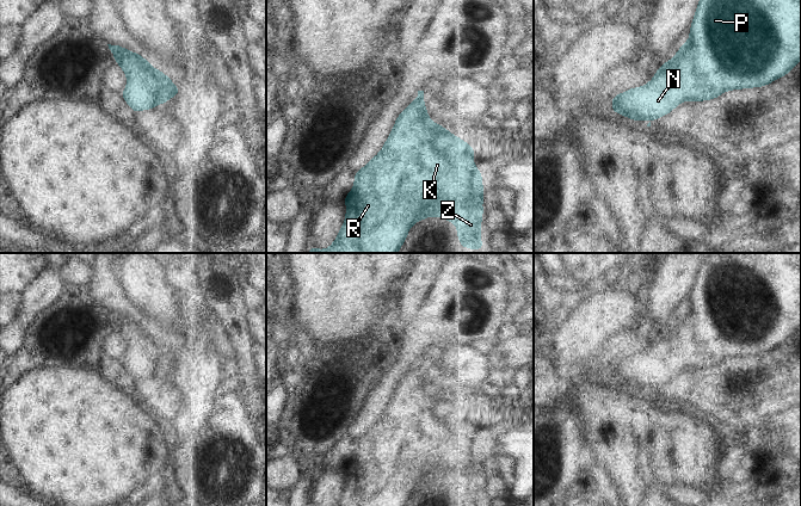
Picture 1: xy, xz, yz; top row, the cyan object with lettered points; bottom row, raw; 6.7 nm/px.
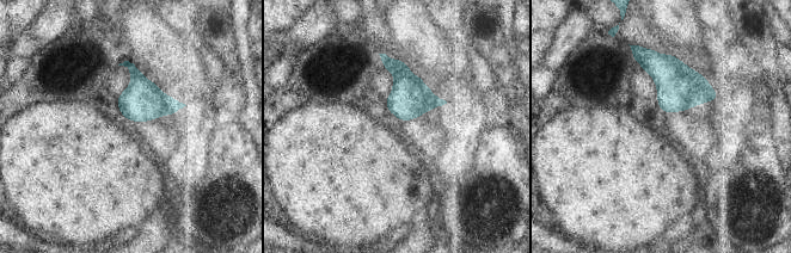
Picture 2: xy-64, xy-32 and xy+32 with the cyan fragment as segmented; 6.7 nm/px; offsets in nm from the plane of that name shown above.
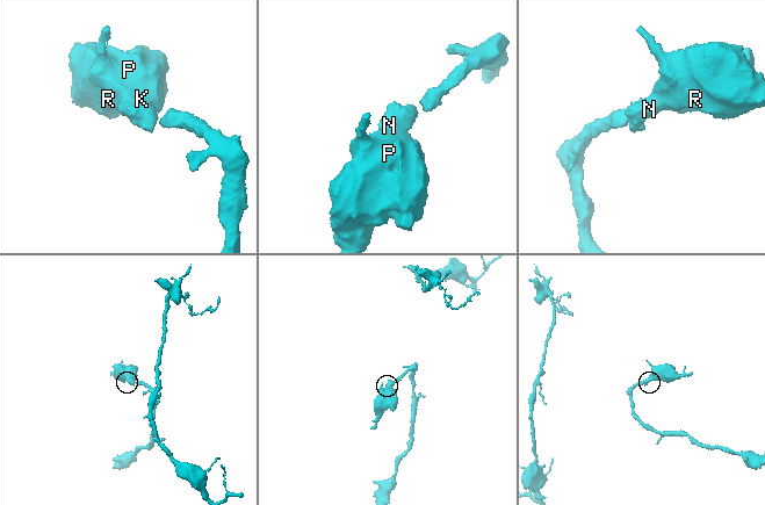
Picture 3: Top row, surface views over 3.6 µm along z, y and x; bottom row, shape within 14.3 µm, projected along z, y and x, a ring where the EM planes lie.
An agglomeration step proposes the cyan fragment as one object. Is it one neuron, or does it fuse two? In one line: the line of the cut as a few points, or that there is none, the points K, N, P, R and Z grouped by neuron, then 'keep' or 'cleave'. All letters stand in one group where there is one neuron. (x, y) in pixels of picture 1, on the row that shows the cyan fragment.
no cut | K N P R Z | keep

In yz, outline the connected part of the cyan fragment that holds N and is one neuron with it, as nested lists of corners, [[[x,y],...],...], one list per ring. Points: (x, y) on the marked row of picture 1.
[[[700,0],[689,33],[690,38],[684,42],[672,60],[667,60],[657,69],[652,81],[648,81],[642,87],[628,88],[626,93],[618,93],[611,99],[611,109],[614,112],[626,116],[635,122],[641,119],[649,119],[652,122],[668,115],[685,100],[692,103],[713,100],[726,91],[768,86],[772,81],[785,76],[801,60],[801,0],[759,0],[758,2],[756,0]]]

